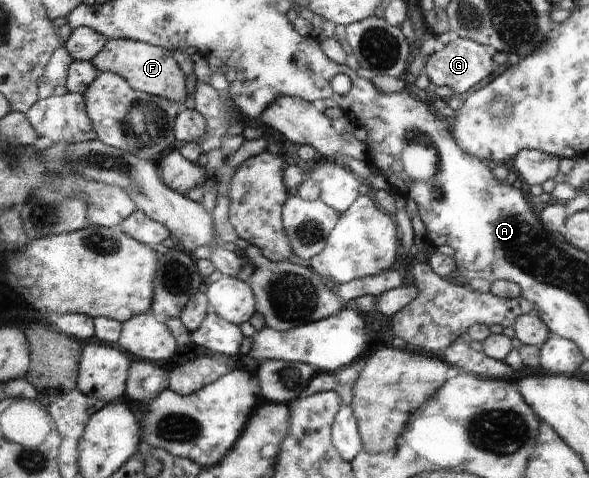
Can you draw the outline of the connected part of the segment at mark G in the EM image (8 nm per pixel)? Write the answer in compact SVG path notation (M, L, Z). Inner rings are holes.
M458 37L444 45L441 50L435 51L424 64L423 73L426 73L432 87L448 86L454 94L465 94L476 84L479 84L487 74L493 70L493 56L481 43Z

